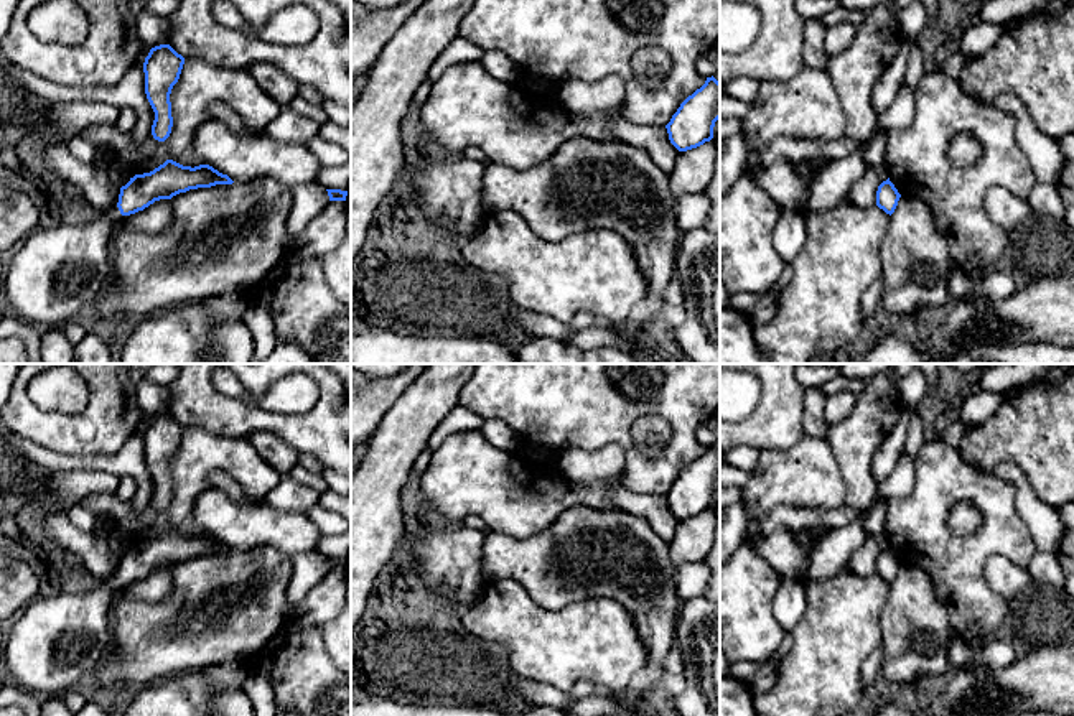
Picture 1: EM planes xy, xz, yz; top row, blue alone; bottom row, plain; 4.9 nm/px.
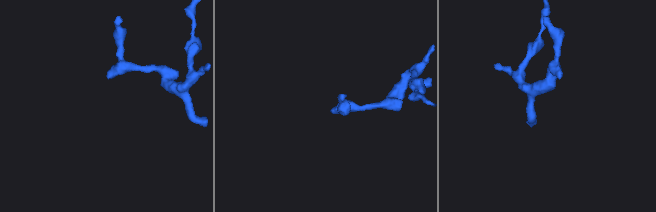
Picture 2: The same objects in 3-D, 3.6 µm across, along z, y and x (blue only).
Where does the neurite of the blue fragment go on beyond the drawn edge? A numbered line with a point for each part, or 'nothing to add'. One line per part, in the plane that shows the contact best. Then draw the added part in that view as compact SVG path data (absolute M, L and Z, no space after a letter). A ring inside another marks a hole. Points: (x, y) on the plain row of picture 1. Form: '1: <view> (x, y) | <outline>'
1: xy (60, 637) | M110 578L82 594L46 591L30 602L3 644L3 667L36 696L63 696L105 658L109 604L122 583Z

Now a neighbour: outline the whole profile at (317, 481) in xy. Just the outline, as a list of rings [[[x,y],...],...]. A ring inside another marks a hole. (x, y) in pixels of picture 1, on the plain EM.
[[[295,467],[292,476],[297,481],[303,479],[306,486],[315,487],[320,494],[323,494],[328,489],[328,486],[326,486],[326,482],[325,482],[321,474],[311,474],[306,469]]]

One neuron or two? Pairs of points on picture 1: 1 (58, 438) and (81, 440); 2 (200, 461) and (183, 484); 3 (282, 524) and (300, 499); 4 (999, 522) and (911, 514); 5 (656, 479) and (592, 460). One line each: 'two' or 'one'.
1: one
2: one
3: two
4: one
5: two

